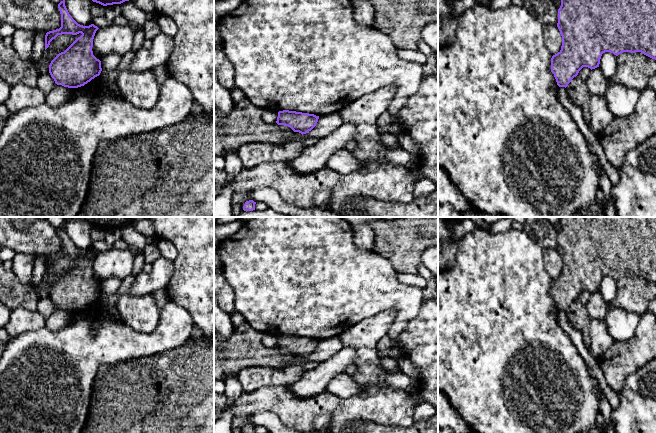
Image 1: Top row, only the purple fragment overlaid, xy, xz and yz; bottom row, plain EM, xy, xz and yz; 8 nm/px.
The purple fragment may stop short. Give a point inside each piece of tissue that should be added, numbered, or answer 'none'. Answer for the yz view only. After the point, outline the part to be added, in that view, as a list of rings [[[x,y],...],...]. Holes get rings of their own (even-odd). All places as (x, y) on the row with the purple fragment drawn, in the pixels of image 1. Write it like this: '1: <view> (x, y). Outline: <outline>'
none

